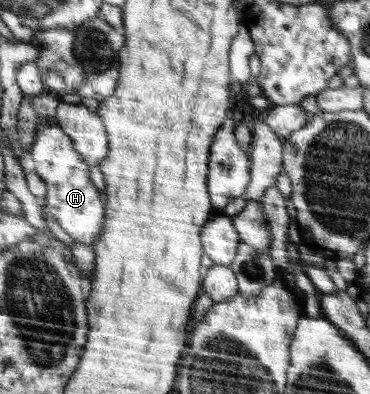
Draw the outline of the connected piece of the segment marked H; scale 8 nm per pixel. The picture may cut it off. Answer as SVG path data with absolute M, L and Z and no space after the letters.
M58 125L38 127L35 142L29 149L29 154L34 161L34 171L47 187L46 199L42 201L44 210L50 212L58 225L74 241L93 246L104 227L105 199L100 199L98 189L94 187L94 183L90 183L87 163L73 146L73 140Z

